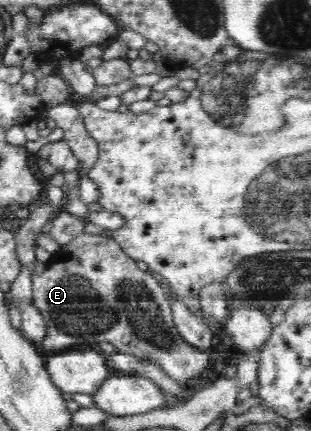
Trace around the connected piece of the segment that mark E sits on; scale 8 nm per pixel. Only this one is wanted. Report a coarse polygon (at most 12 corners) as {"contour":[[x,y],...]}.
{"contour":[[82,232],[32,279],[45,349],[109,342],[182,385],[210,351],[166,285]]}

